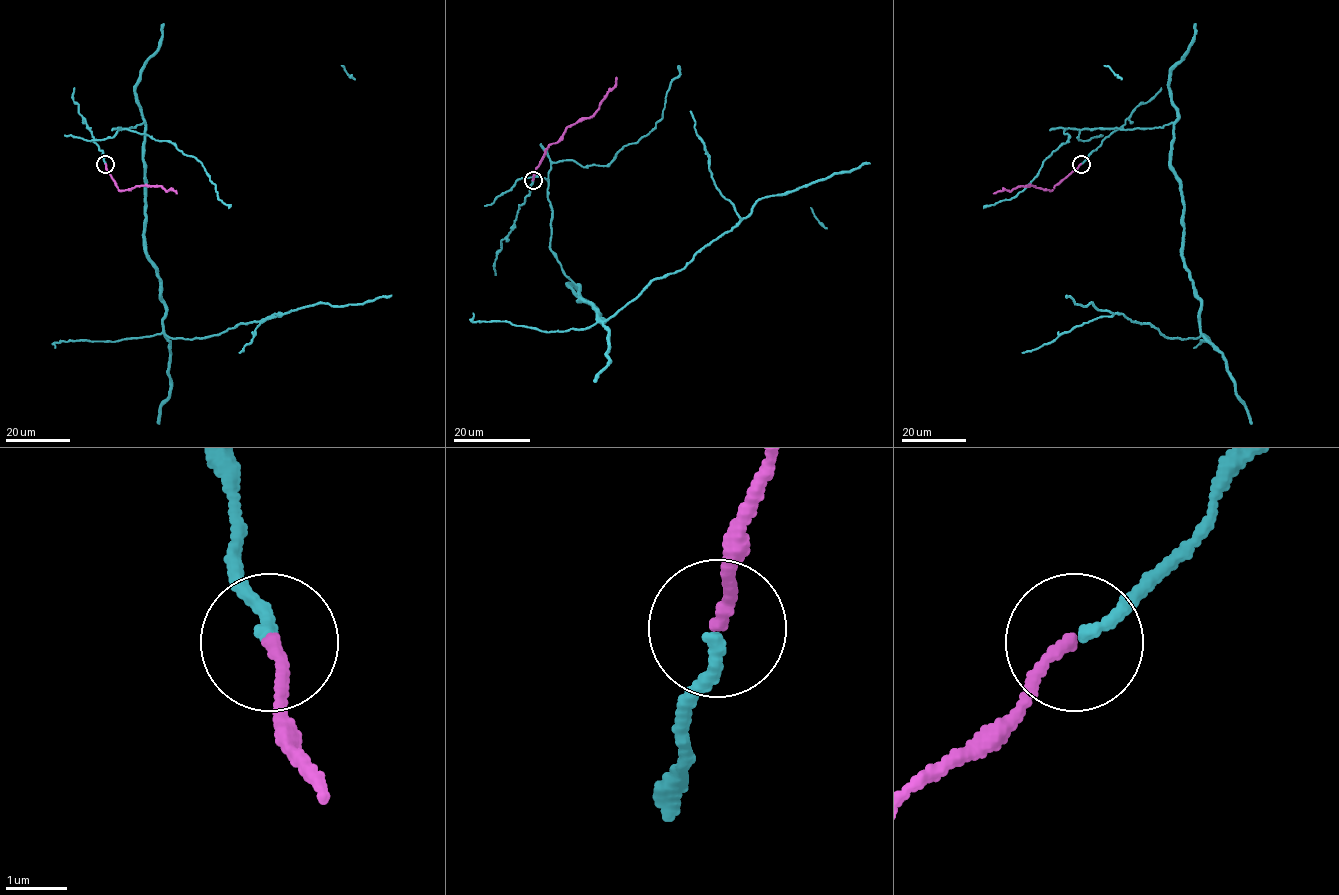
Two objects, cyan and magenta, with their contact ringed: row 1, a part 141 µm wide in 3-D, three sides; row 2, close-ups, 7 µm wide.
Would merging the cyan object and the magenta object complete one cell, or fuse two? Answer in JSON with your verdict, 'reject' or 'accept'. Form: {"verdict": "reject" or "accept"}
{"verdict": "accept"}

